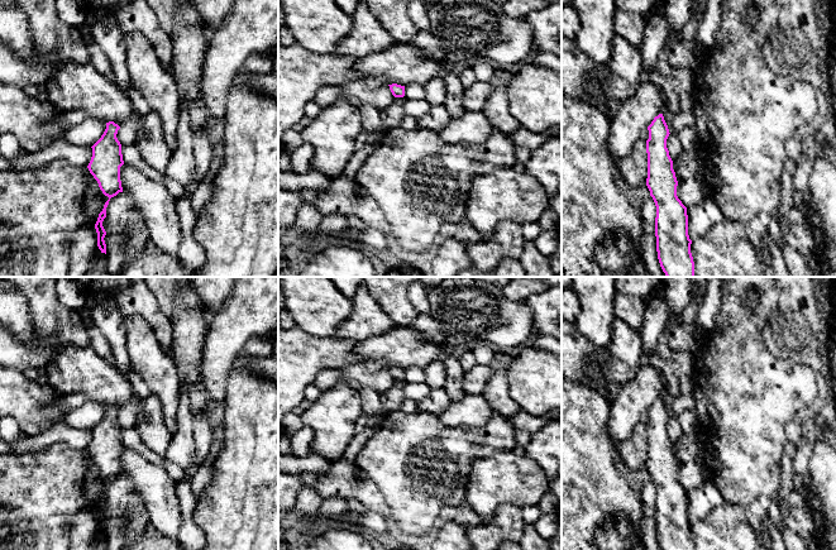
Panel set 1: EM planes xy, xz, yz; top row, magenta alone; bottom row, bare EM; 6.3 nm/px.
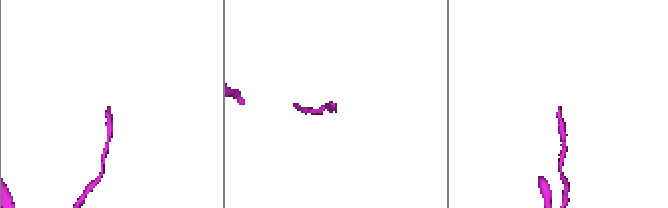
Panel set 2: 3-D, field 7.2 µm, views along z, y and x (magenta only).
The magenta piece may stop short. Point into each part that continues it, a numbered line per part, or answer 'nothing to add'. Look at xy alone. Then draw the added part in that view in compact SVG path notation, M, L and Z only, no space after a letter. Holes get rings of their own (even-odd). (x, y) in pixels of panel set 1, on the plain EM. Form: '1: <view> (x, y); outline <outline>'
nothing to add

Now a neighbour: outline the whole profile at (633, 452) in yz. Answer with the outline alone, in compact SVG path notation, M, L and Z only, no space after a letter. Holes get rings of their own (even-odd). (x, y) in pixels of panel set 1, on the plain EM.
M637 424L634 434L618 445L618 456L631 470L646 467L648 461L648 436L646 425Z

